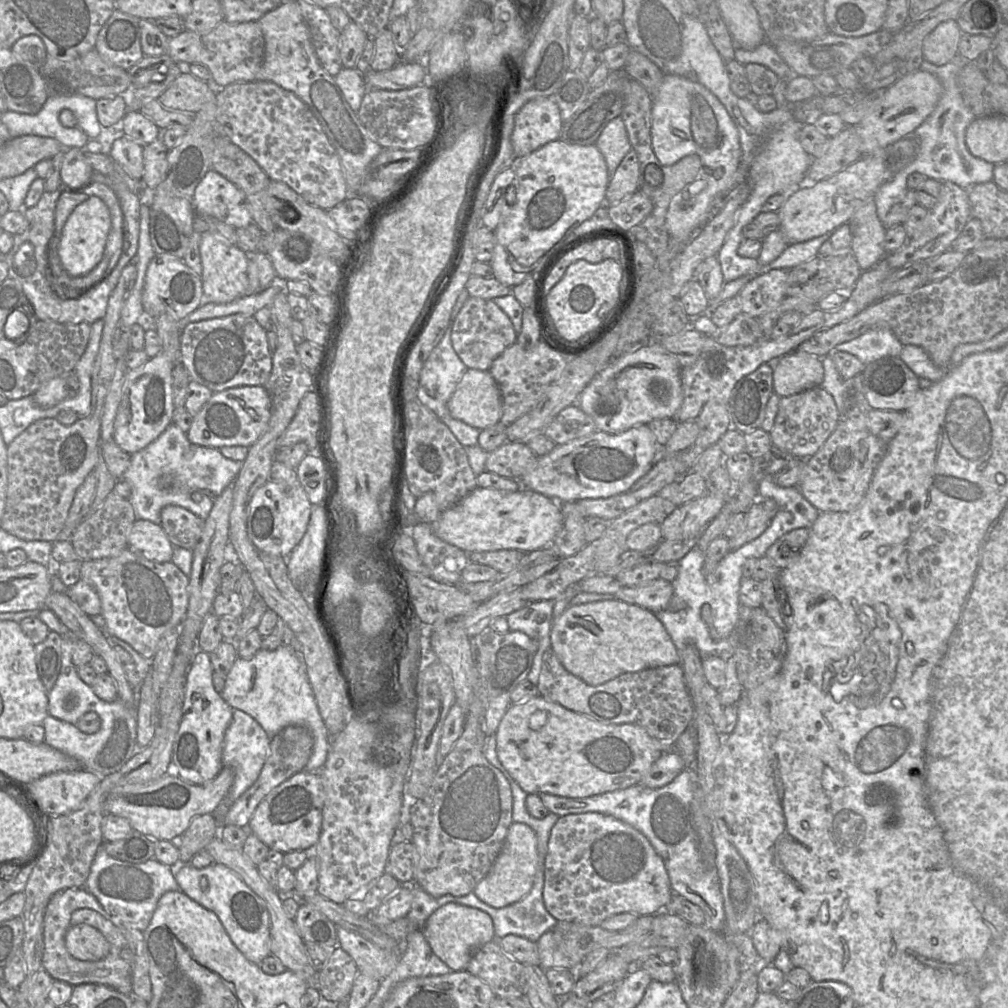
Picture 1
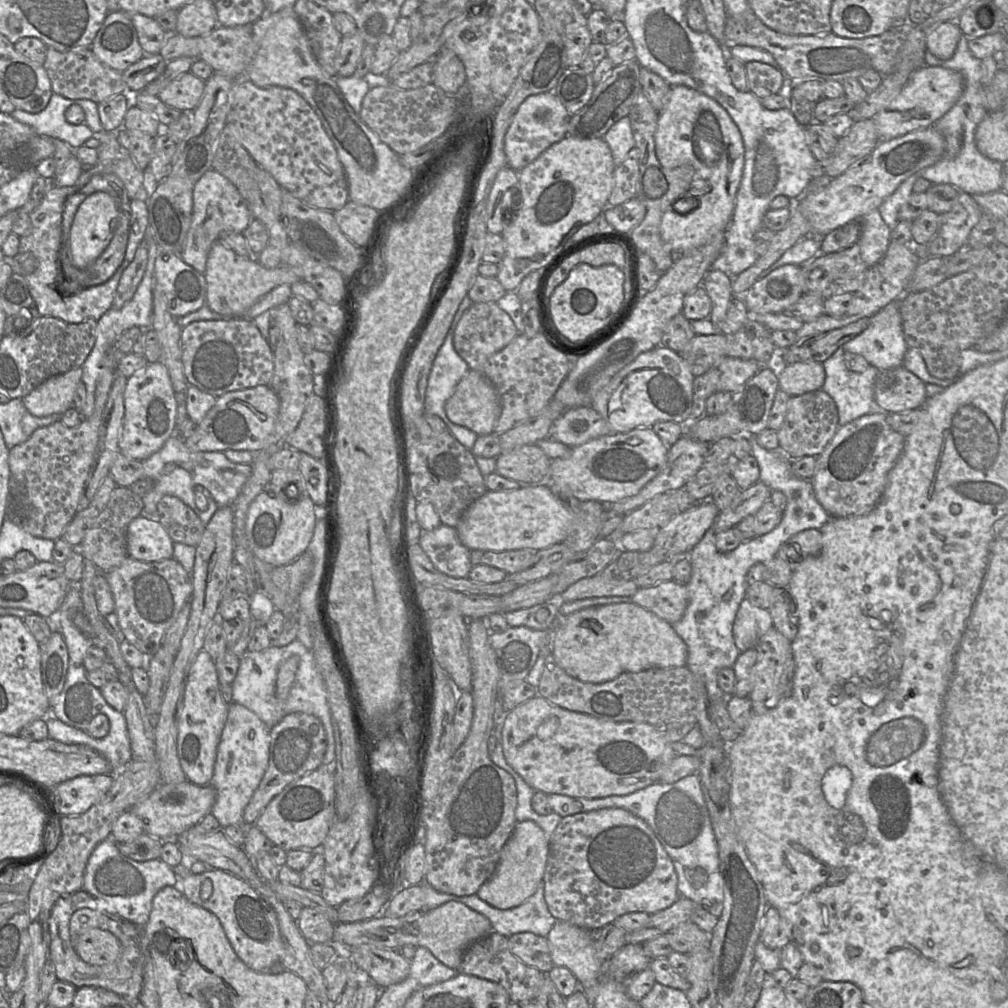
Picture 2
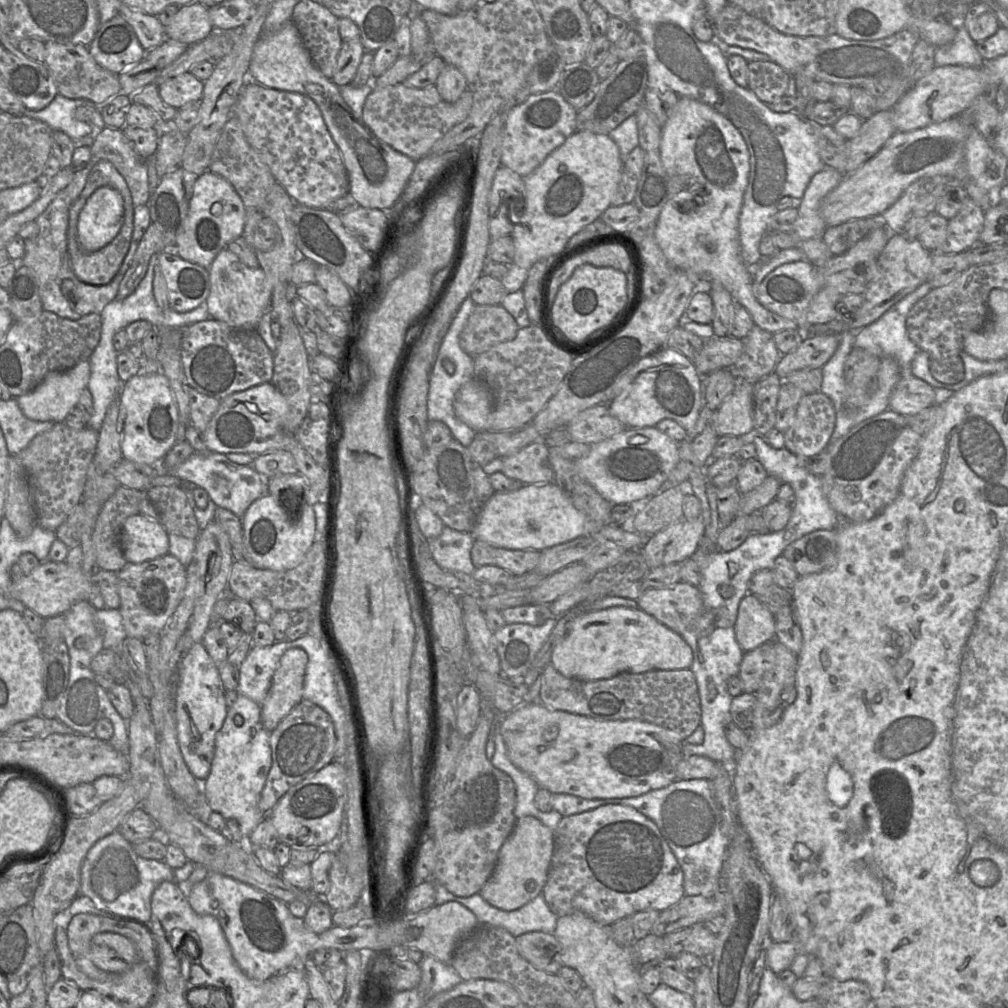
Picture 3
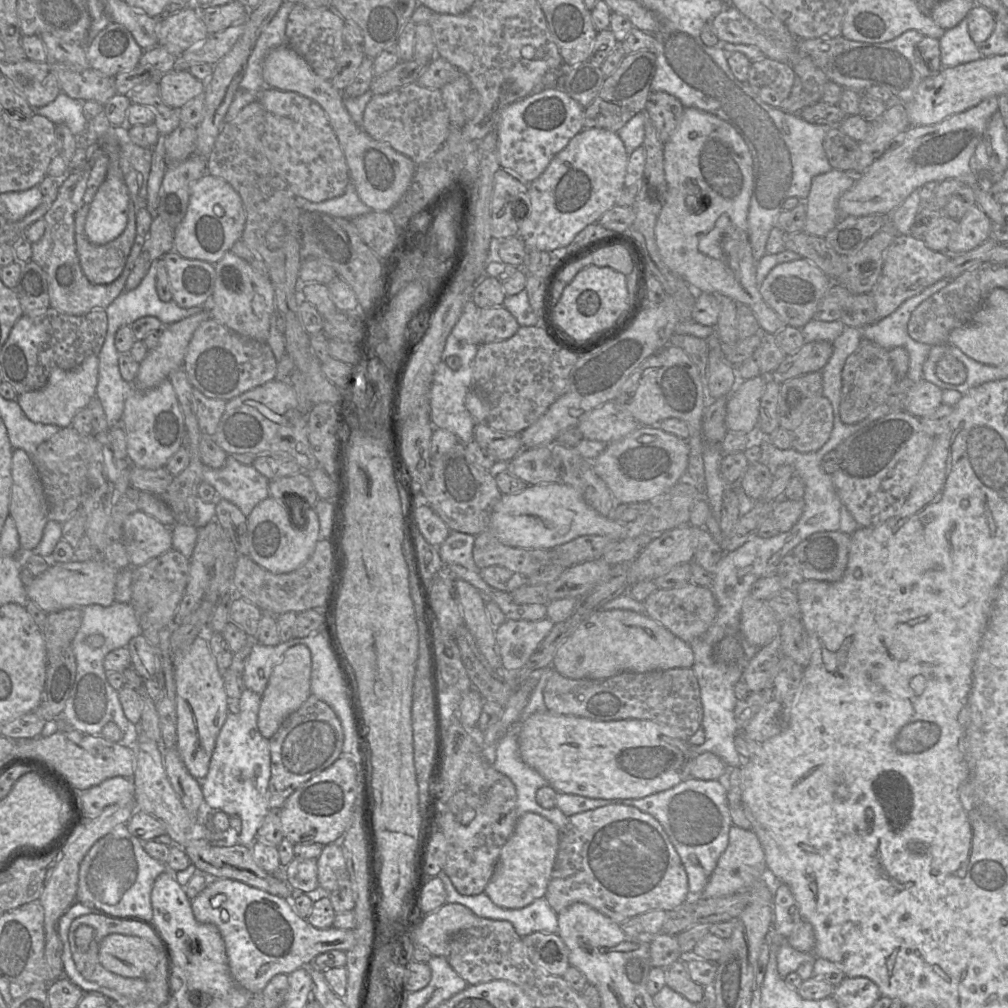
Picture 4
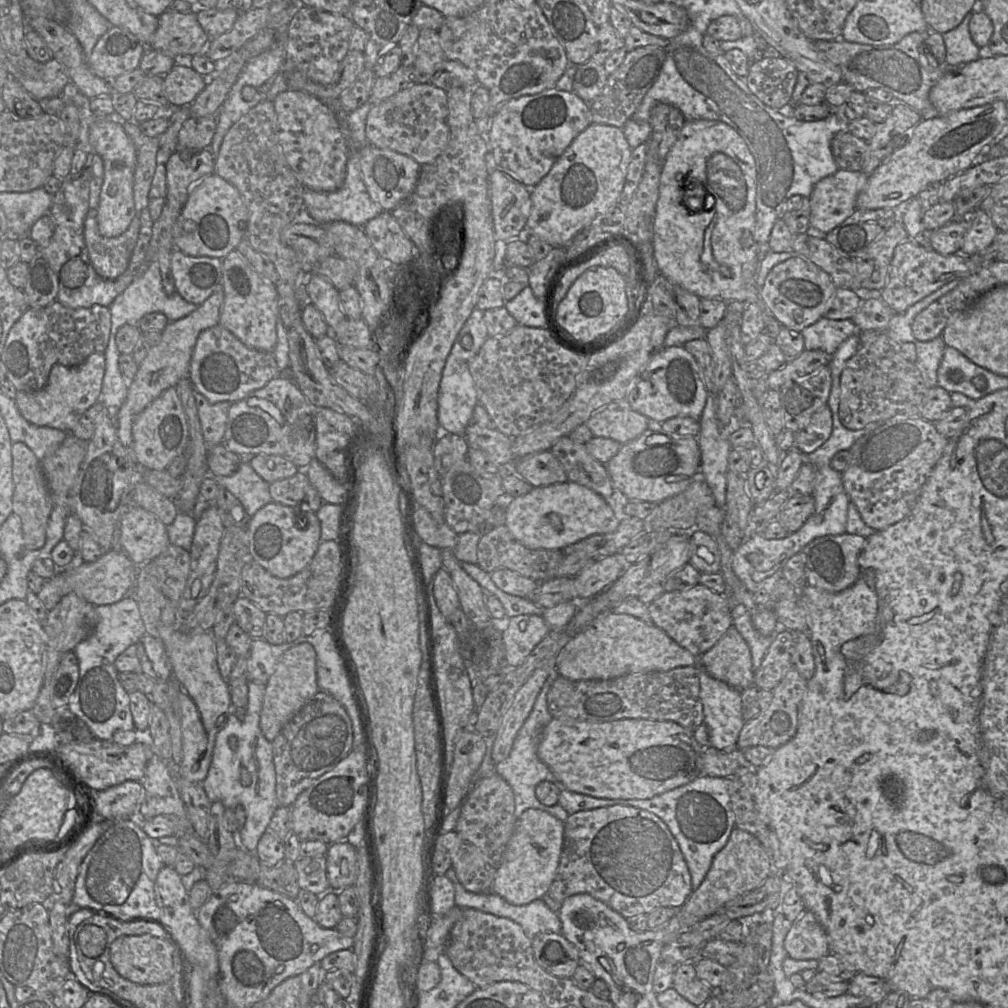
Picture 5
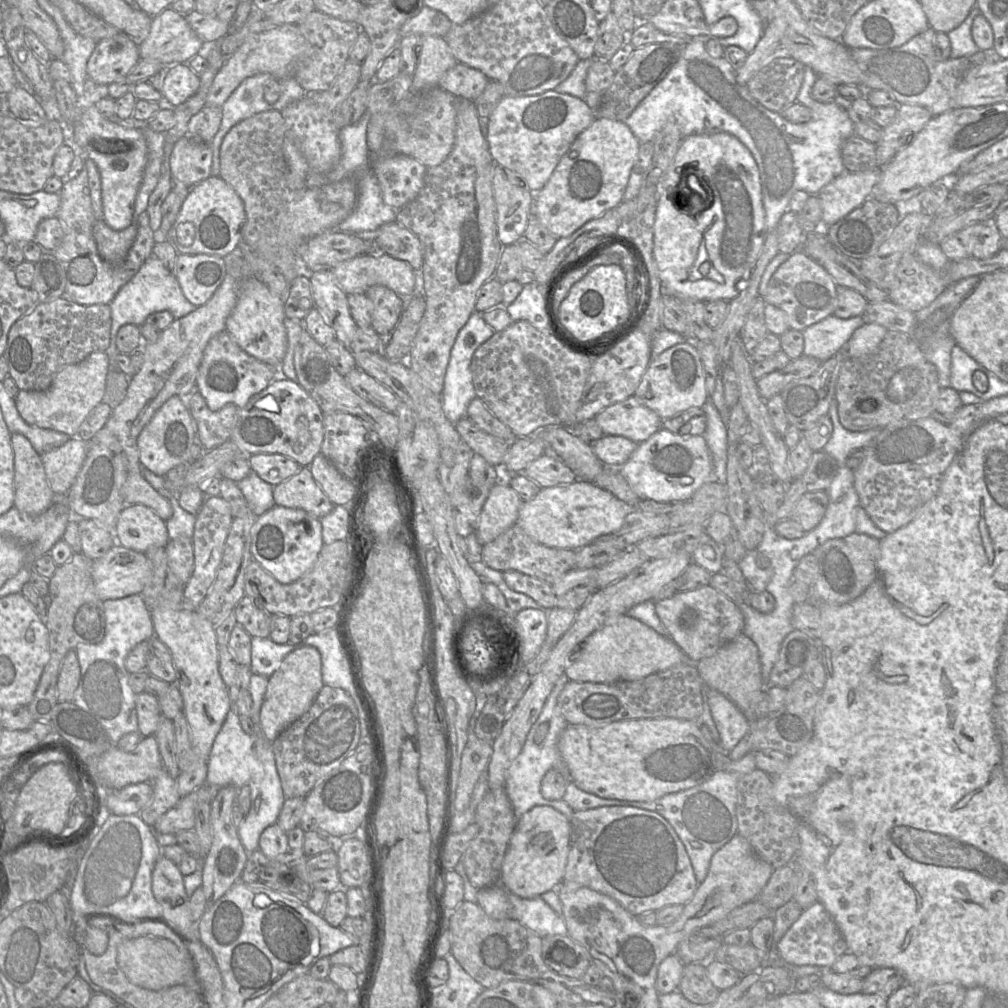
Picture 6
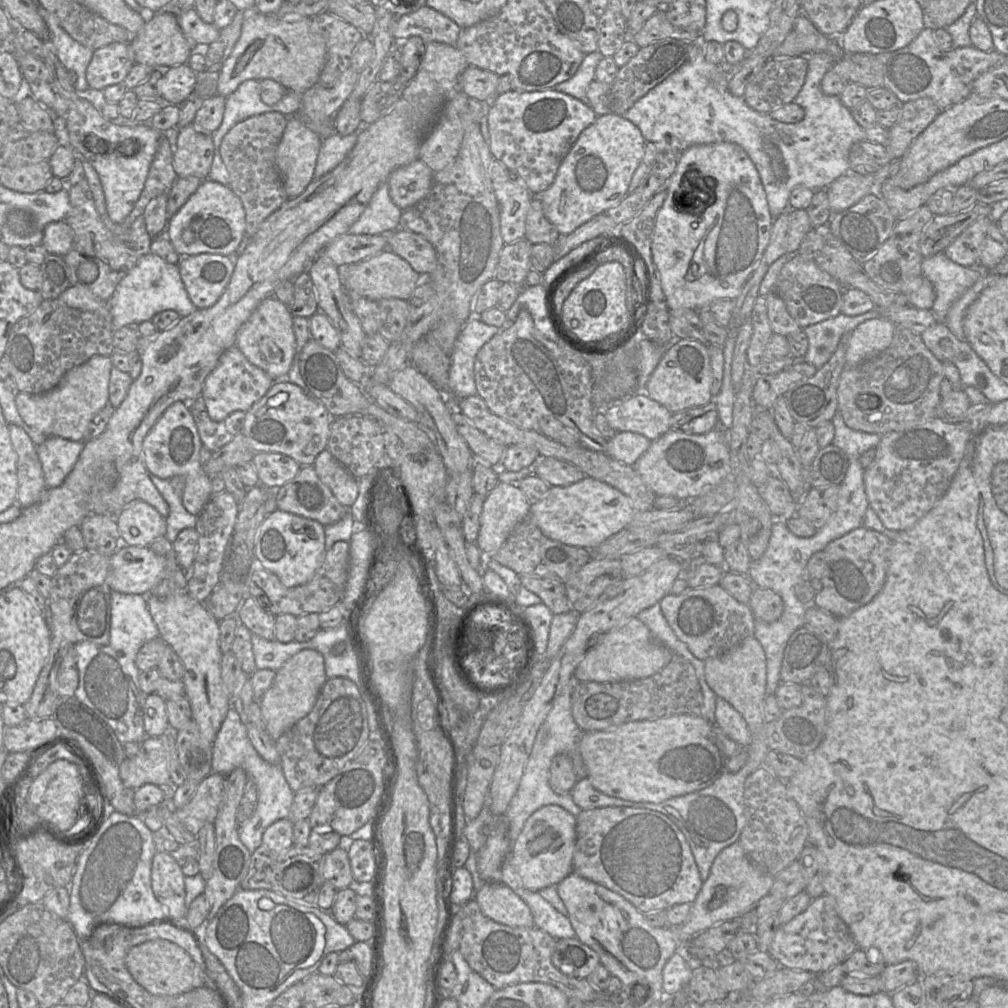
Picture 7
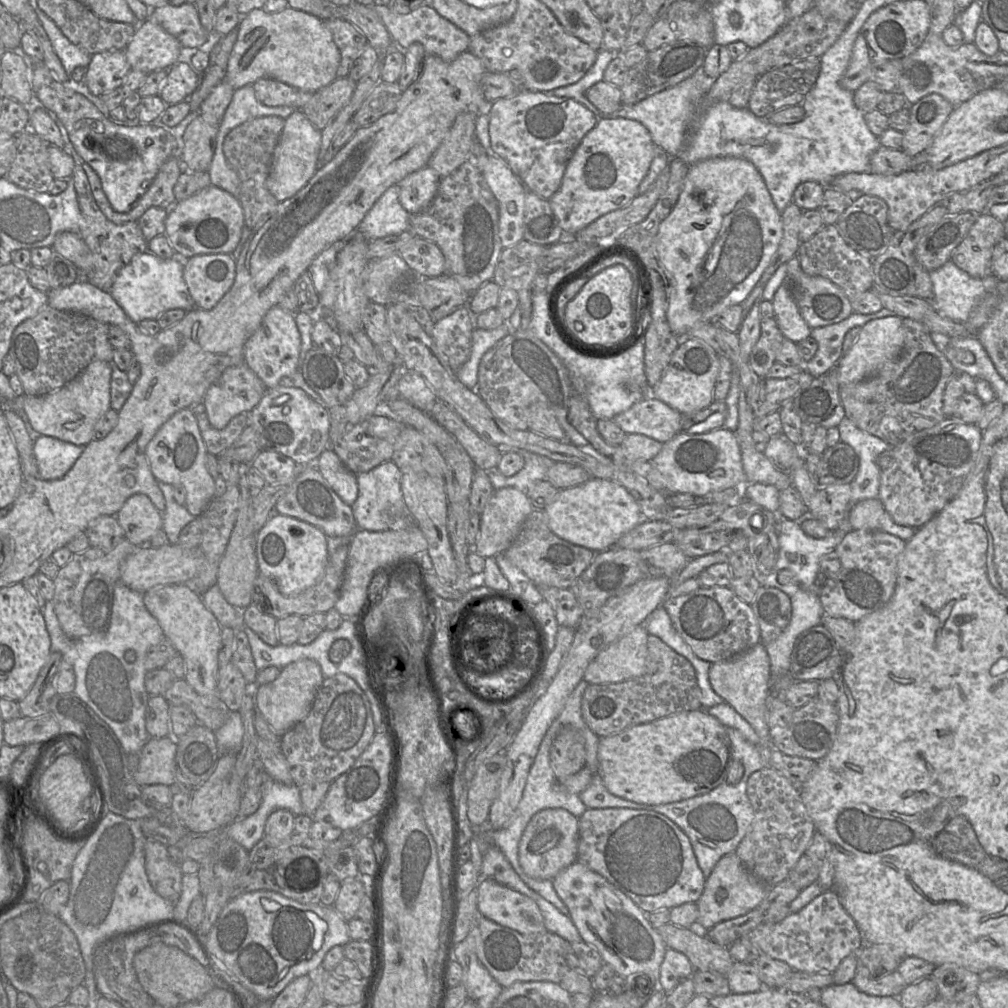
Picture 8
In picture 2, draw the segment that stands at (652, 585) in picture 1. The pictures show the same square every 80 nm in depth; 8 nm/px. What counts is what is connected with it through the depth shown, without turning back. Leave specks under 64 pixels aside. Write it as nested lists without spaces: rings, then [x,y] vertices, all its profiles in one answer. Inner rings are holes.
[[[674,580],[664,581],[651,587],[639,588],[631,596],[631,601],[673,624],[685,613],[688,604],[687,587]]]

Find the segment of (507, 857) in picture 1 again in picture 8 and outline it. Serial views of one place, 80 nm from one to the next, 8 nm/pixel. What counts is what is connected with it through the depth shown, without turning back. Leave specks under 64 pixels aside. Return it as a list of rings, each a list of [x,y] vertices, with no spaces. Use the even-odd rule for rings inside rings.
[[[546,808],[528,822],[518,845],[518,858],[523,871],[535,879],[553,878],[578,856],[578,818],[563,808]]]

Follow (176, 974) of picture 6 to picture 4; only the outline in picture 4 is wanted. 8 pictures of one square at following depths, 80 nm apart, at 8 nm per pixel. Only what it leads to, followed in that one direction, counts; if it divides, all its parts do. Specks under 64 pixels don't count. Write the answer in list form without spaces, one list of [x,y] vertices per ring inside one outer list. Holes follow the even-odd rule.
[[[121,934],[104,937],[99,962],[108,971],[126,978],[145,979],[159,962],[158,950],[147,940]]]

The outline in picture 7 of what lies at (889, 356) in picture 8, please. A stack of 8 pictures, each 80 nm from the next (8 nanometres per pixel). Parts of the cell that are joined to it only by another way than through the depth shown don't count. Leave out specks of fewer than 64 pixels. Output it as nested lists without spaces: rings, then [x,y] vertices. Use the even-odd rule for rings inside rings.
[[[878,317],[857,326],[849,341],[845,367],[854,367],[884,351],[891,344],[896,325]]]

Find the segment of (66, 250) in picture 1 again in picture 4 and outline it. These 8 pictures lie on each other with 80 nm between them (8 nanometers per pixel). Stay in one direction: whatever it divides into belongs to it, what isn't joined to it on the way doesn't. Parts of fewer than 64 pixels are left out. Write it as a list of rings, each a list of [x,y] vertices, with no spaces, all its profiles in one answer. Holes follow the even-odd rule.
[[[106,133],[99,138],[98,142],[108,156],[109,163],[105,180],[97,189],[97,192],[89,205],[84,230],[91,243],[103,245],[117,238],[125,229],[130,195],[119,166],[120,147],[118,142]]]

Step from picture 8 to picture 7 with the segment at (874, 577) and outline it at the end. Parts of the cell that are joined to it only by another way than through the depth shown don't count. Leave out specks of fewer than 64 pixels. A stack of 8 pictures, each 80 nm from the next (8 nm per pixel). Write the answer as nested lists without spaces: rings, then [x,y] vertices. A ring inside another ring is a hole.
[[[863,525],[831,541],[823,550],[827,570],[820,579],[822,589],[816,594],[813,605],[836,617],[845,617],[871,602],[885,584],[892,544],[884,534]]]

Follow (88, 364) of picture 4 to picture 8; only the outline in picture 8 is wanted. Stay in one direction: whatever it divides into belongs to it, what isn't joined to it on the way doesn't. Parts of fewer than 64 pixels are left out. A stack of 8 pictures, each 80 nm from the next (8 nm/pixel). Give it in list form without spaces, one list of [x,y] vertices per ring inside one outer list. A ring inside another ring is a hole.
[[[96,360],[79,375],[56,391],[42,396],[23,394],[23,406],[33,430],[37,435],[54,437],[75,445],[86,446],[94,438],[94,429],[99,419],[111,408],[110,362]]]

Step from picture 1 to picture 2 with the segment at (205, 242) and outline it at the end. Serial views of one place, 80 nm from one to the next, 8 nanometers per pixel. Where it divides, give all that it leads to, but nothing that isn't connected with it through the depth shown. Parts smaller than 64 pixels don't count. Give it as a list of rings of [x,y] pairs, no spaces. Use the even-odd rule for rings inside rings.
[[[214,242],[209,250],[204,276],[207,284],[206,305],[223,316],[232,317],[243,317],[251,306],[275,287],[302,280],[289,265],[265,268],[256,257],[240,256],[221,242]]]

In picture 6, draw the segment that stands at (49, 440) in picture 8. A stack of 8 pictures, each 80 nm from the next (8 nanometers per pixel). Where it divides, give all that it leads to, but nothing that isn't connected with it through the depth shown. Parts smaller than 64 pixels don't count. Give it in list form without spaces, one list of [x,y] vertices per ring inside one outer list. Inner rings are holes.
[[[71,437],[62,446],[41,454],[46,477],[56,496],[66,496],[73,485],[89,449],[89,441]]]

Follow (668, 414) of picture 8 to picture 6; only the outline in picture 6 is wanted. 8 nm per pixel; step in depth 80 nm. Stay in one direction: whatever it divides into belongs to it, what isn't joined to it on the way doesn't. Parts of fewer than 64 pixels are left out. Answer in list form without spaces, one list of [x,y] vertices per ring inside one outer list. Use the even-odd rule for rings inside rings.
[[[635,396],[607,407],[594,419],[604,436],[622,436],[638,444],[649,439],[662,424],[662,419]]]

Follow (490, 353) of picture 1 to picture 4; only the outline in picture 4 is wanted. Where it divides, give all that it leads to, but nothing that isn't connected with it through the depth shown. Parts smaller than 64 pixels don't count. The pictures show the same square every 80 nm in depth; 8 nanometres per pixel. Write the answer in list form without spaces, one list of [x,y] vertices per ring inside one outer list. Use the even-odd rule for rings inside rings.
[[[504,306],[479,308],[476,342],[481,345],[507,340],[519,327],[515,317]]]

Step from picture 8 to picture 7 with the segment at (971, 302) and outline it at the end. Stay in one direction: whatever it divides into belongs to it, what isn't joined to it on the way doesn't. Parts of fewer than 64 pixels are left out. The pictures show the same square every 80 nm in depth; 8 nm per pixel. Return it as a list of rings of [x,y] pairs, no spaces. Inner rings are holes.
[[[944,253],[923,258],[921,267],[922,275],[932,283],[936,293],[931,311],[937,322],[943,324],[953,303],[986,274],[984,266],[964,267]]]

